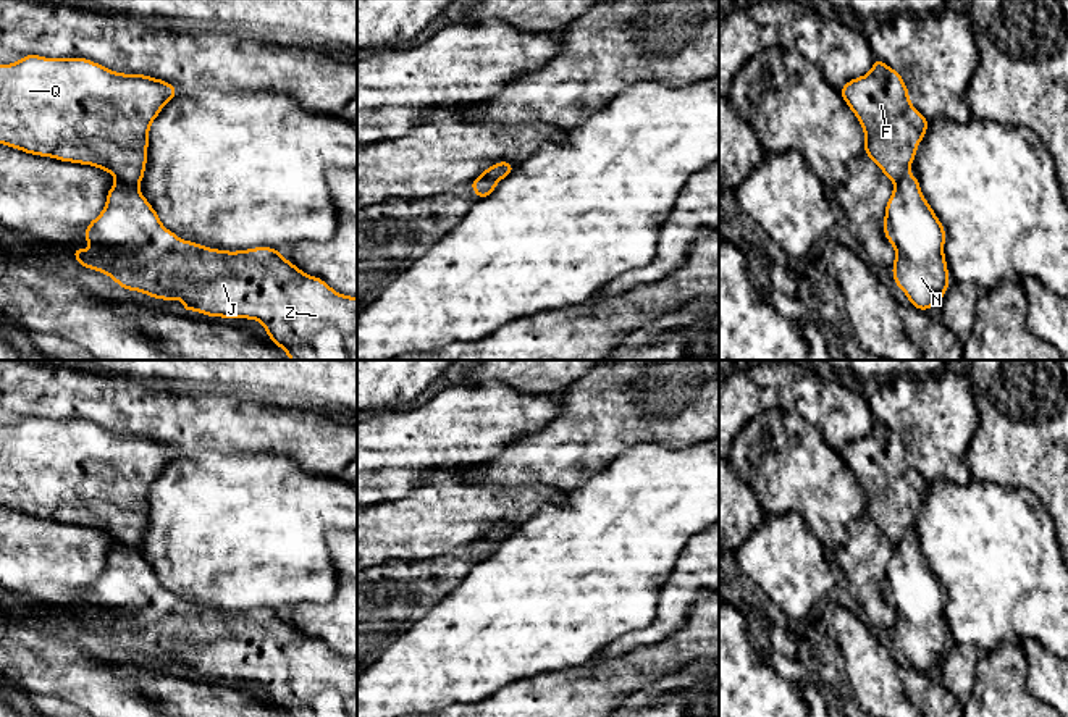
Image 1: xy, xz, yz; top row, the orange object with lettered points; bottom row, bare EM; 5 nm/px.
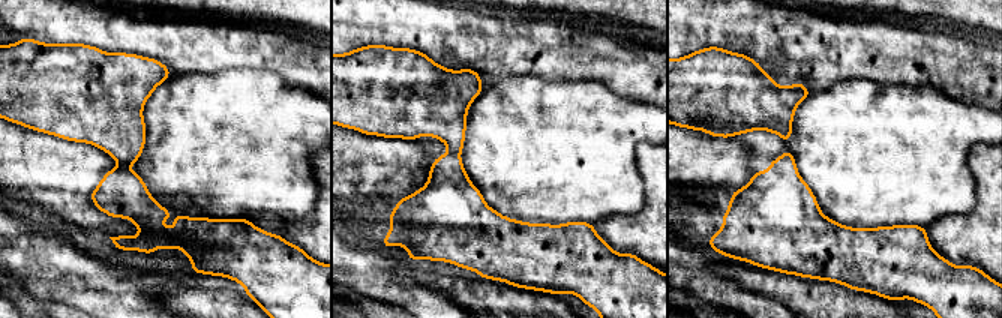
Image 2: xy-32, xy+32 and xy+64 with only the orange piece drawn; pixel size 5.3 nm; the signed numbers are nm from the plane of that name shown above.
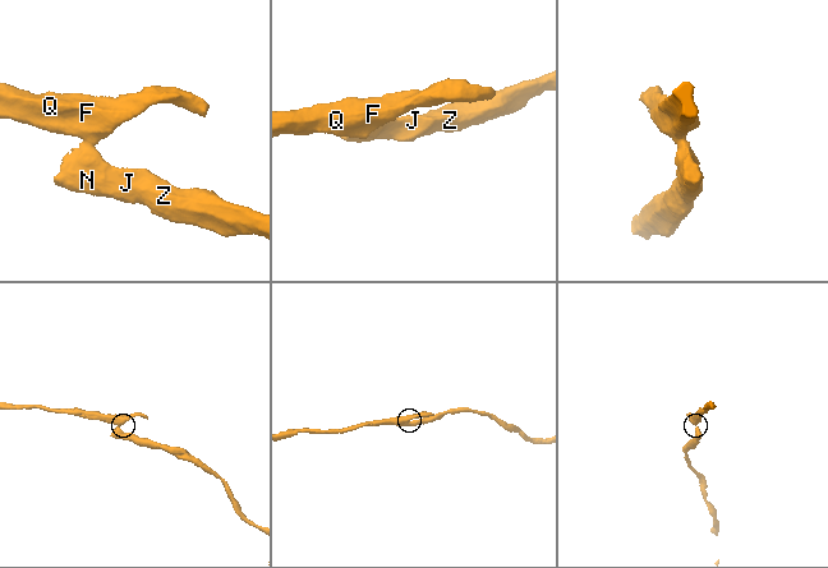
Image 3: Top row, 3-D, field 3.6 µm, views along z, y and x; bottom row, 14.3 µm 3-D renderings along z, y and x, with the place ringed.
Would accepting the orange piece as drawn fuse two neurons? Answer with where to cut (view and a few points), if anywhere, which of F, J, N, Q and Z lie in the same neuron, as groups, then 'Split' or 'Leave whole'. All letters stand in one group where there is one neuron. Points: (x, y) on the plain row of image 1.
Split along xy (117, 540), (138, 548). Groups: F Q / J N Z. Split

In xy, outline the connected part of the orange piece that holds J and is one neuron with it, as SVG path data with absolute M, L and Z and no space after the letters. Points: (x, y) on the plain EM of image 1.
M115 541L107 556L105 570L94 583L89 583L84 601L94 610L73 610L74 620L82 630L111 638L123 651L139 652L153 660L178 660L186 669L183 675L197 672L215 680L257 681L263 686L268 699L288 717L357 717L355 659L338 656L323 641L305 636L271 609L228 614L179 601L160 585L157 573L136 546Z

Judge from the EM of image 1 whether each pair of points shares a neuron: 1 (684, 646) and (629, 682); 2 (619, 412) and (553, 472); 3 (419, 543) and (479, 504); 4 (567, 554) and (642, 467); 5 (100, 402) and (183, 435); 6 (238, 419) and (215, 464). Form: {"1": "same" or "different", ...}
{"1": "same", "2": "same", "3": "same", "4": "same", "5": "same", "6": "different"}

